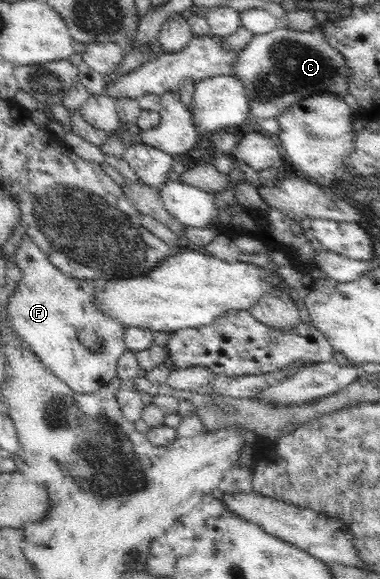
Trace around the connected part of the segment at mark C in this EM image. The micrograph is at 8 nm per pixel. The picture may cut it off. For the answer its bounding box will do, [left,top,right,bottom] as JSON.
[234,24,350,120]

